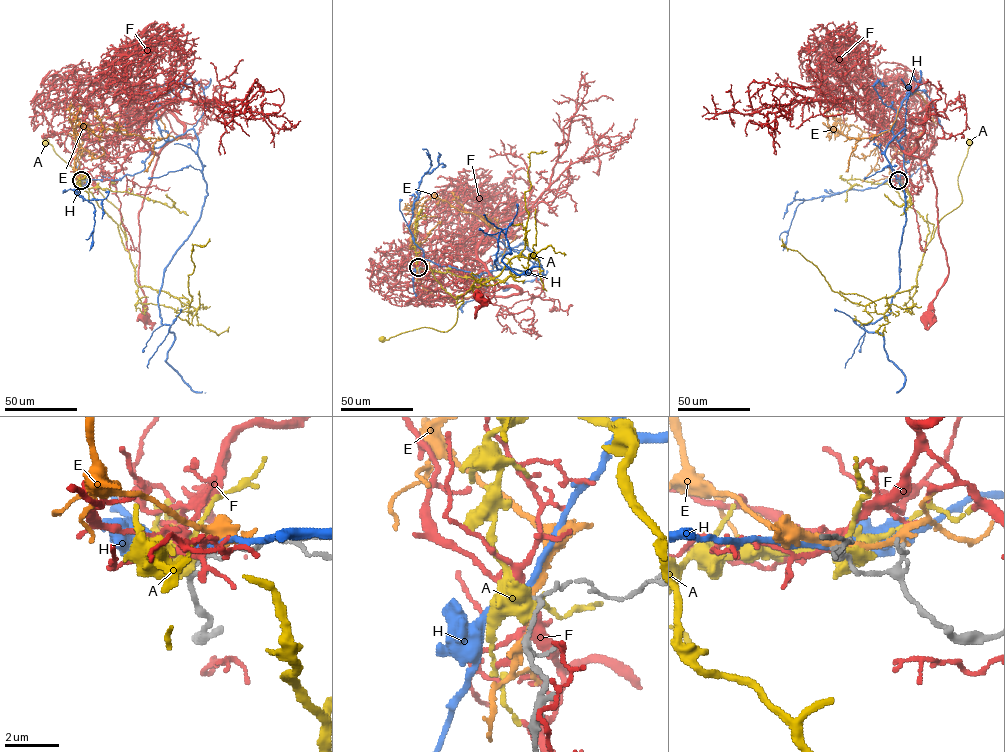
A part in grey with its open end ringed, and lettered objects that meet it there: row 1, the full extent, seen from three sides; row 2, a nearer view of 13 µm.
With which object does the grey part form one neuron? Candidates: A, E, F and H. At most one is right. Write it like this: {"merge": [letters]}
{"merge": []}

